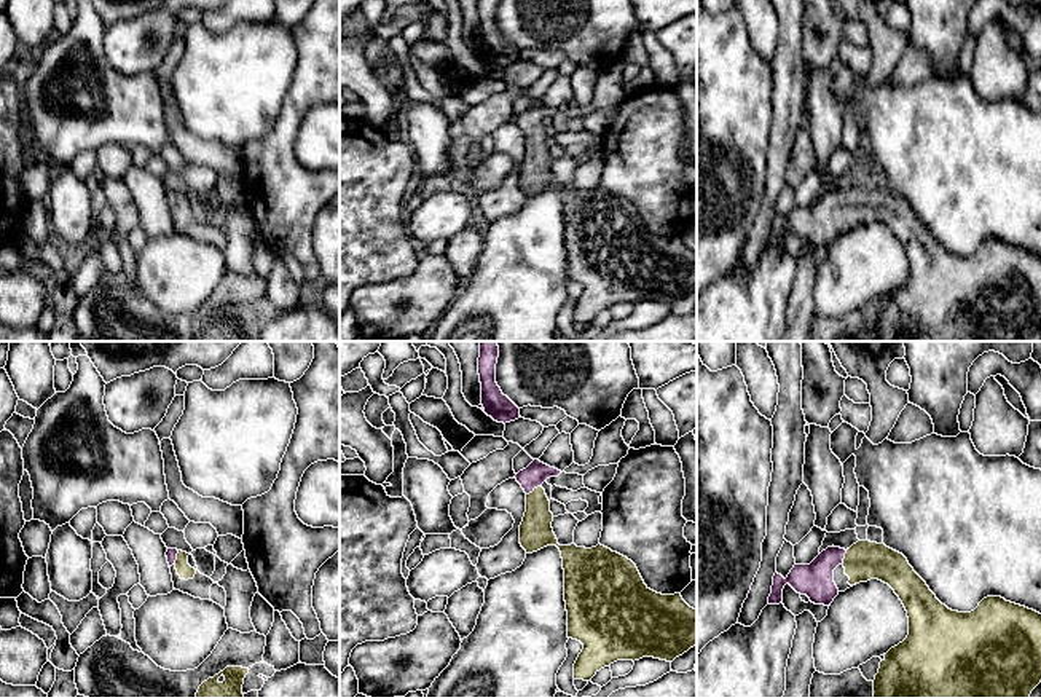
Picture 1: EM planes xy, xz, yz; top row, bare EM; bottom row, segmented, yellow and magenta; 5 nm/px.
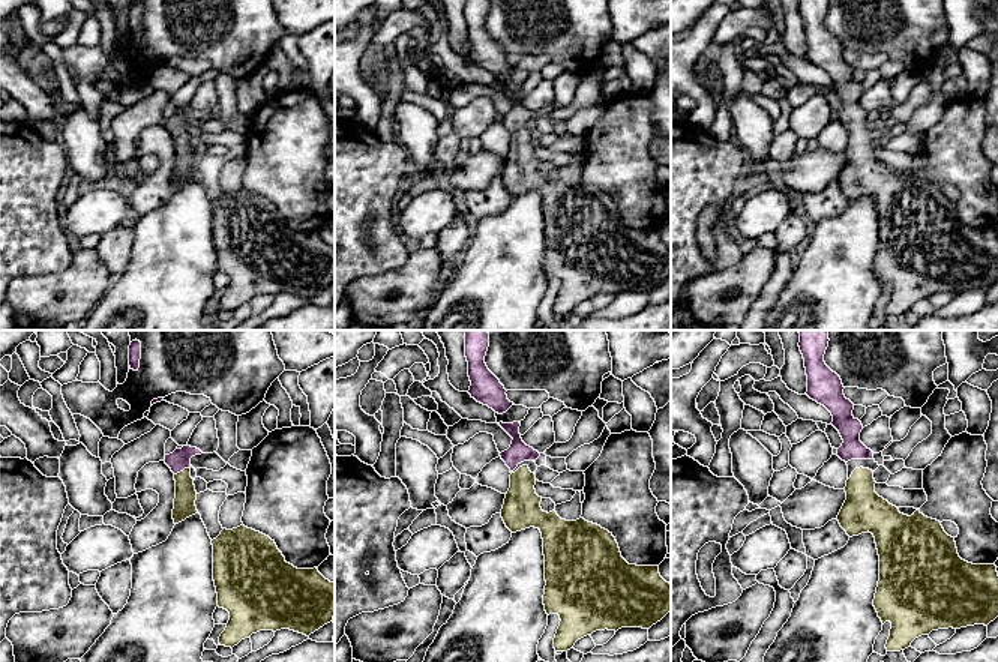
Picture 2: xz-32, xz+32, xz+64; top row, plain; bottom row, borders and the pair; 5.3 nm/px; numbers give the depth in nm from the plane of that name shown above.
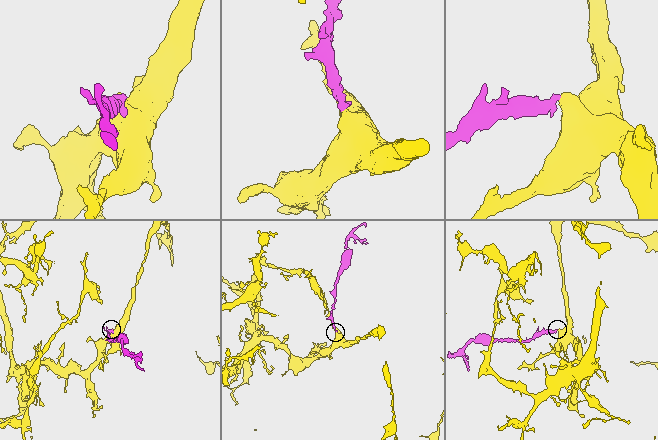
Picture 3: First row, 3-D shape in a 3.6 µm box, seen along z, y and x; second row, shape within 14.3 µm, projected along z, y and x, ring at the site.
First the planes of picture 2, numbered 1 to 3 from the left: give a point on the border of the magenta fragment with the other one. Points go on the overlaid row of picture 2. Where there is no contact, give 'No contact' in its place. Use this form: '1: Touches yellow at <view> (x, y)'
1: Touches yellow at xz-32 (180, 472)
2: No contact
3: No contact

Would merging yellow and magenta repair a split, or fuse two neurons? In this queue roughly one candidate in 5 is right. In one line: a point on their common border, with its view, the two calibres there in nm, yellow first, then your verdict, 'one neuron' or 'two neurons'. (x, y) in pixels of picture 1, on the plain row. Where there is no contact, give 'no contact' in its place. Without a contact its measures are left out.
meets yellow in xz at (534, 133); 170 nm thick on the yellow side, 120 nm on the other; one neuron

